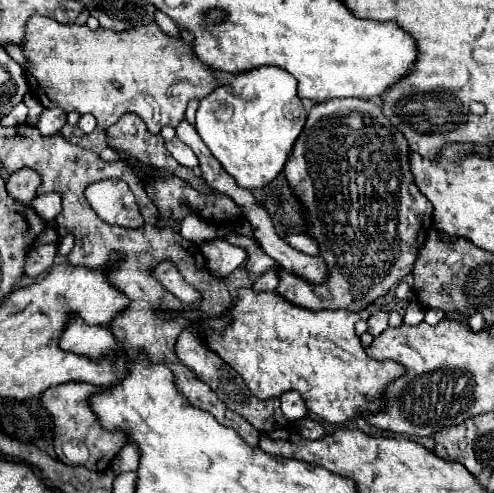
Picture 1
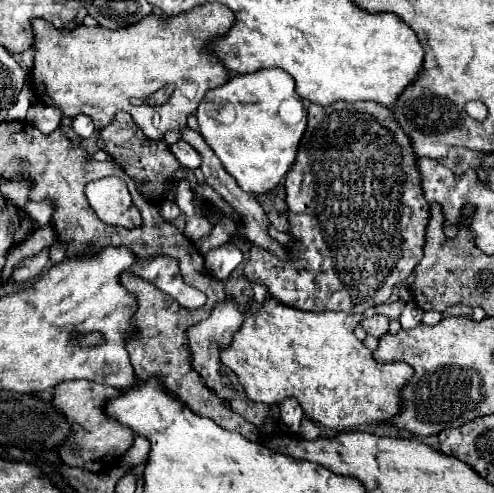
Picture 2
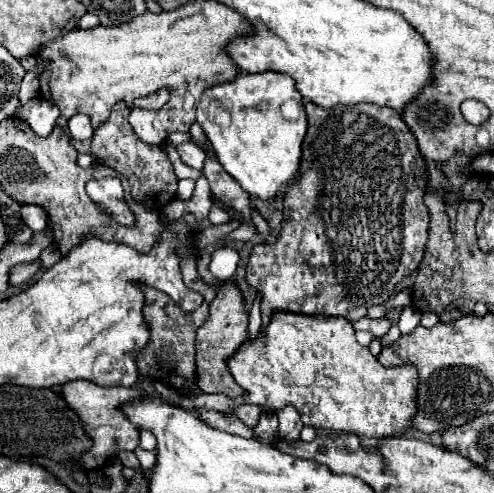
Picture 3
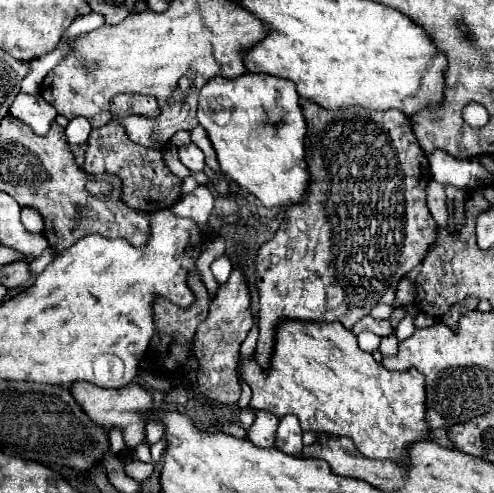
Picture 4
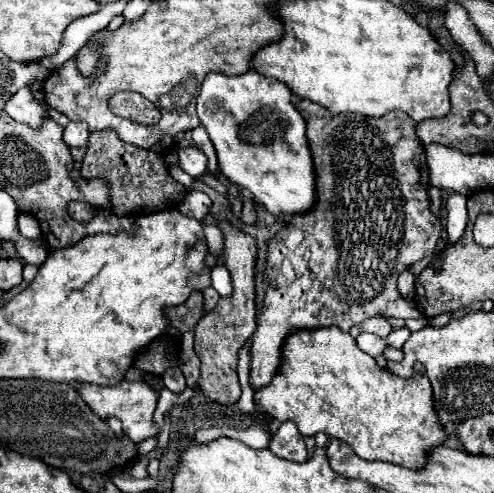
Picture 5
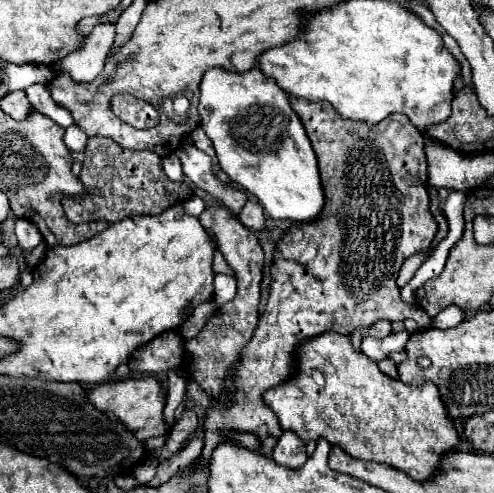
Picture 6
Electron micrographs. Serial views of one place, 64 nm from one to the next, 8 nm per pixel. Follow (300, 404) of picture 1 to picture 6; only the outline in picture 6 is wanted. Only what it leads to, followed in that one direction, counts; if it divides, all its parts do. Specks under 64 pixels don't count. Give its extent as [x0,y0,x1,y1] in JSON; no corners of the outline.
[272,432,308,468]

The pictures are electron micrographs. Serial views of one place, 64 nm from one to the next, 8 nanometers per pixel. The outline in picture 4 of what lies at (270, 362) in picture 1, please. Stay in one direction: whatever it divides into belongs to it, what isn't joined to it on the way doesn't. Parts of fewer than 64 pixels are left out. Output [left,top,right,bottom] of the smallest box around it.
[240,322,430,462]

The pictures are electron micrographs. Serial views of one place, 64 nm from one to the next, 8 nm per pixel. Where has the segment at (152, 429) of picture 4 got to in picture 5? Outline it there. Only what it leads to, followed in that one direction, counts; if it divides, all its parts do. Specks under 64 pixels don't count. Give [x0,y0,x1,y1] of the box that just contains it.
[156,387,194,428]

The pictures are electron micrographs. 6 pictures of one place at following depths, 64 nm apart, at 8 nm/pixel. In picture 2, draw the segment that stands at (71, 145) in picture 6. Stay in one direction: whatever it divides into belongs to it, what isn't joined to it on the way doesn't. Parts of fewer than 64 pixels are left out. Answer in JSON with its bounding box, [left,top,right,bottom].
[72,114,94,138]

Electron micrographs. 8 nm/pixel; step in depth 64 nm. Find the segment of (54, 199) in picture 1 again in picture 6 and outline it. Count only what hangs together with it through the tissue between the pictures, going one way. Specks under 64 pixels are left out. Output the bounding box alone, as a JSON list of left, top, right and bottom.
[16,218,42,252]

